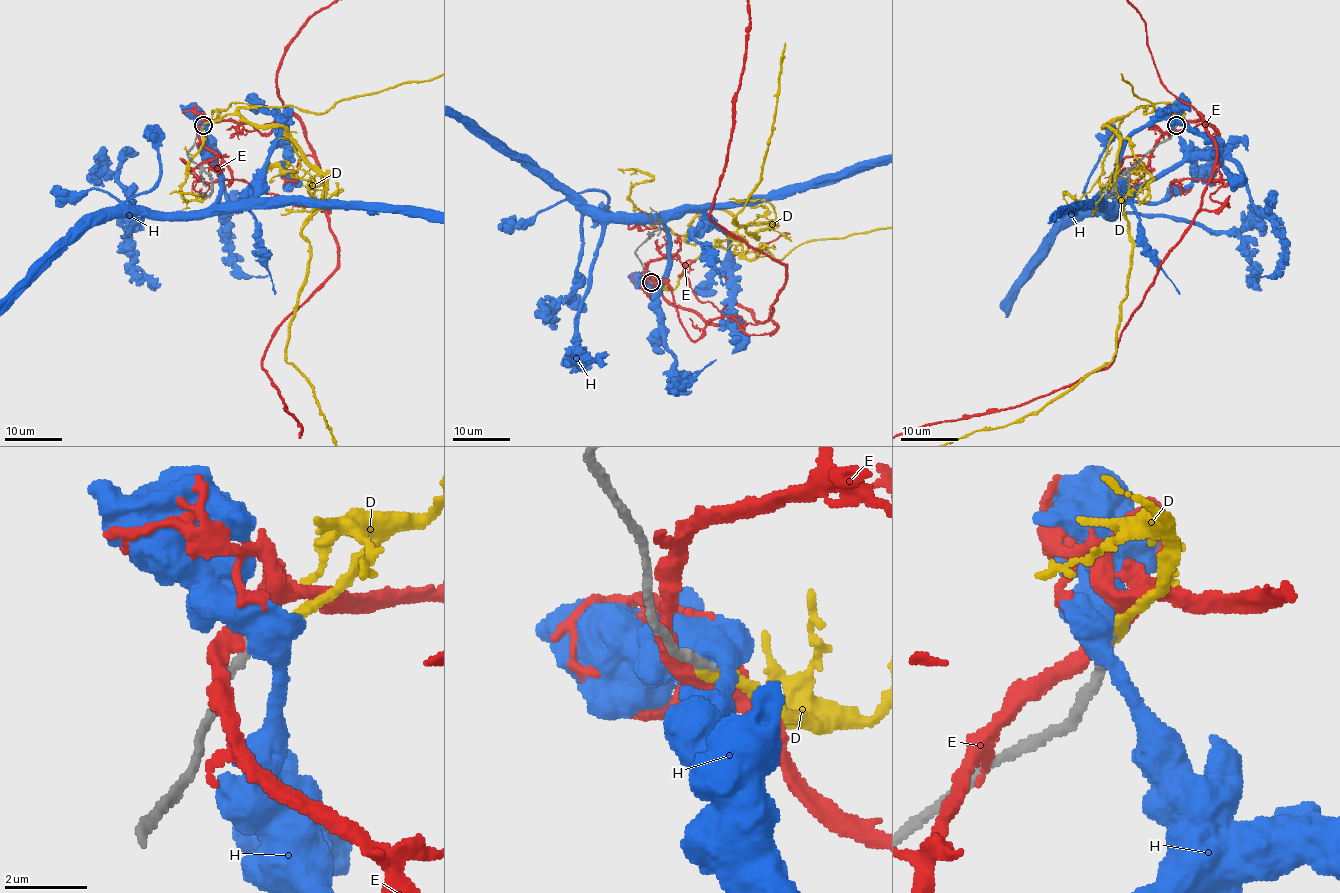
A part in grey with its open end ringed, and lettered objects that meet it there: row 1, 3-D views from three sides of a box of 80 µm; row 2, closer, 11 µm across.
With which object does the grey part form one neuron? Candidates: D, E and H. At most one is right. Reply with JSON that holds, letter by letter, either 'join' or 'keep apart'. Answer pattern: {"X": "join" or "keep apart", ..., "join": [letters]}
{"D": "join", "E": "keep apart", "H": "keep apart", "join": ["D"]}

